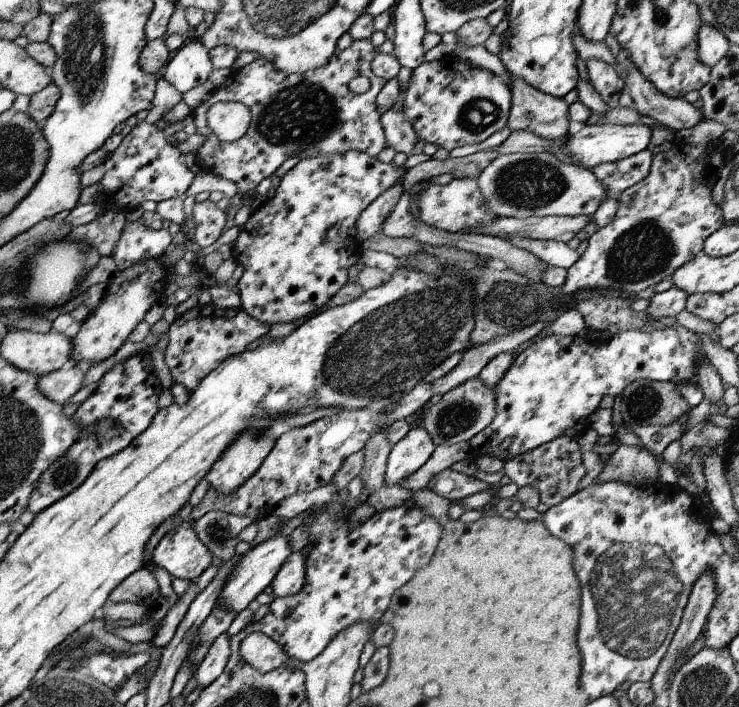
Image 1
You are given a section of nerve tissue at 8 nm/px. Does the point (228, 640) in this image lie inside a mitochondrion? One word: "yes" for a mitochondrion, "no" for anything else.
no

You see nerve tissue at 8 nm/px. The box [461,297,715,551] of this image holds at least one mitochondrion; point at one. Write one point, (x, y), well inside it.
(642, 398)

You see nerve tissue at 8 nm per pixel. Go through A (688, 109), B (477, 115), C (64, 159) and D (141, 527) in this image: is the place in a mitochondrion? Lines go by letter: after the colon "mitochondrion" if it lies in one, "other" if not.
A: other
B: mitochondrion
C: other
D: other

